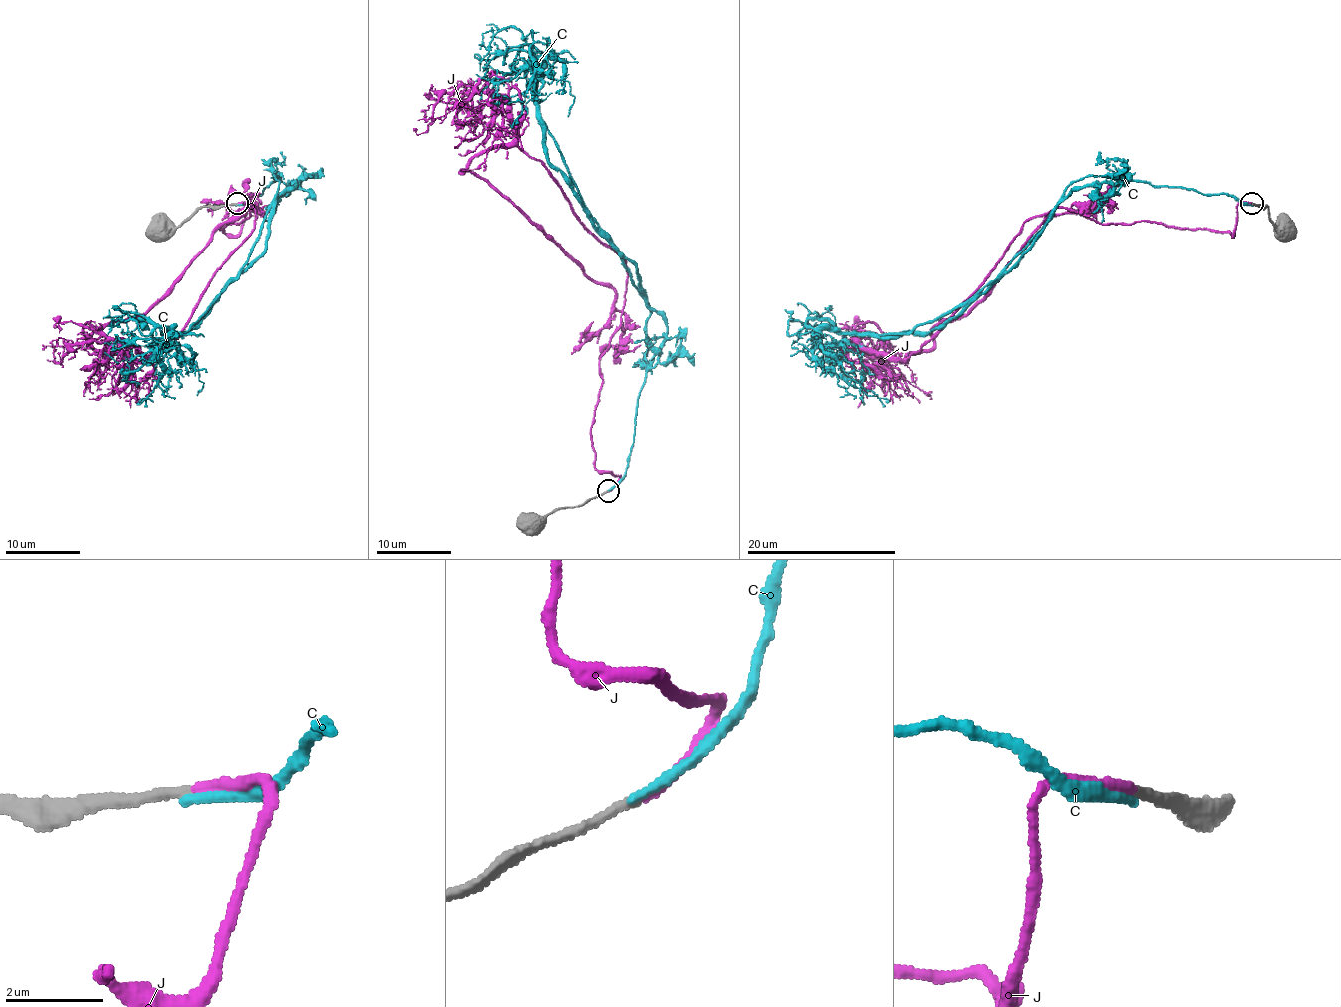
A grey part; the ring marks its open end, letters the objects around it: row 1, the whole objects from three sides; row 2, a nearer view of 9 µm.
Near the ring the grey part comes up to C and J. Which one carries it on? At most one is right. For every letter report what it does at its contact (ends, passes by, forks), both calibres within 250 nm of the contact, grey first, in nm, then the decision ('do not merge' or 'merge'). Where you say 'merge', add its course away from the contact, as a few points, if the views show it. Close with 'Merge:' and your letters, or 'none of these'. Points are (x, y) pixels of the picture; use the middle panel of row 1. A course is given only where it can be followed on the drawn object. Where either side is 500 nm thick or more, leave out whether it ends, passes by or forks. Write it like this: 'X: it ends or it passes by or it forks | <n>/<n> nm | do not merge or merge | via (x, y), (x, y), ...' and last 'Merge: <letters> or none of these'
C: it ends | 200/190 nm | do not merge
J: it ends | 200/200 nm | merge | via (608, 490), (593, 410), (623, 260), (539, 161), (483, 149), (462, 174), (614, 290), (623, 346), (640, 344)
Merge: J

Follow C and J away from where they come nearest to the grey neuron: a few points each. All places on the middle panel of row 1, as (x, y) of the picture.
C: (606, 492), (629, 464), (648, 368), (648, 299), (539, 114), (535, 76), (541, 60), (548, 63), (511, 127)
J: (608, 490), (593, 410), (623, 260), (539, 161), (483, 149), (462, 174), (614, 290), (623, 346), (640, 344)

